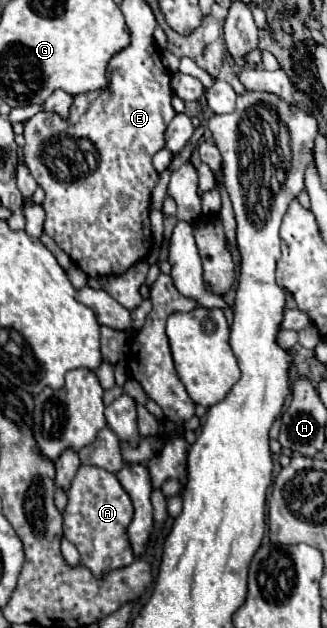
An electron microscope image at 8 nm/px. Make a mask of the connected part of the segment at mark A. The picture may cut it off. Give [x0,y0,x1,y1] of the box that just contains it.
[63,467,135,579]

